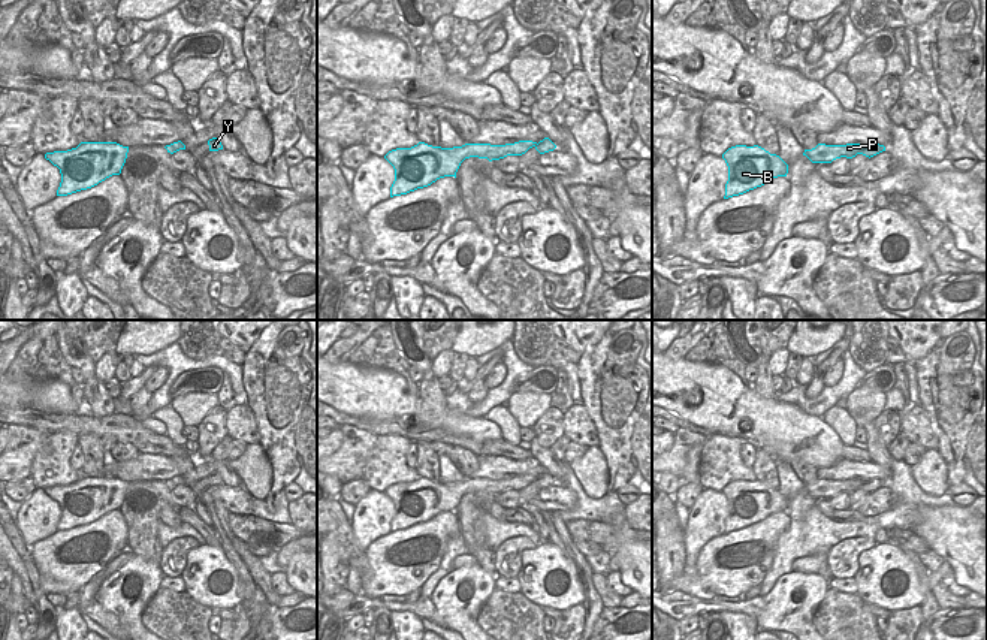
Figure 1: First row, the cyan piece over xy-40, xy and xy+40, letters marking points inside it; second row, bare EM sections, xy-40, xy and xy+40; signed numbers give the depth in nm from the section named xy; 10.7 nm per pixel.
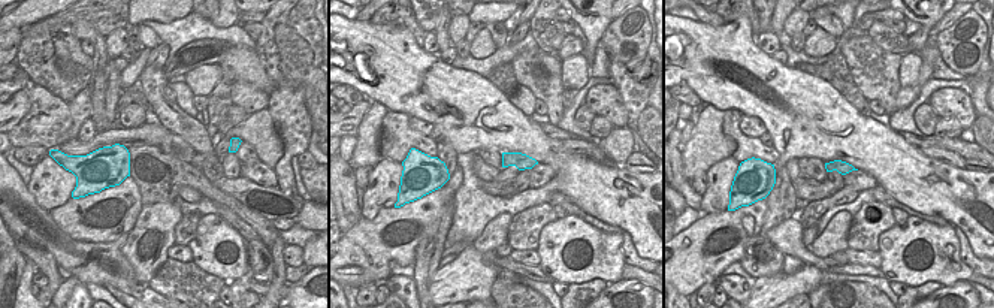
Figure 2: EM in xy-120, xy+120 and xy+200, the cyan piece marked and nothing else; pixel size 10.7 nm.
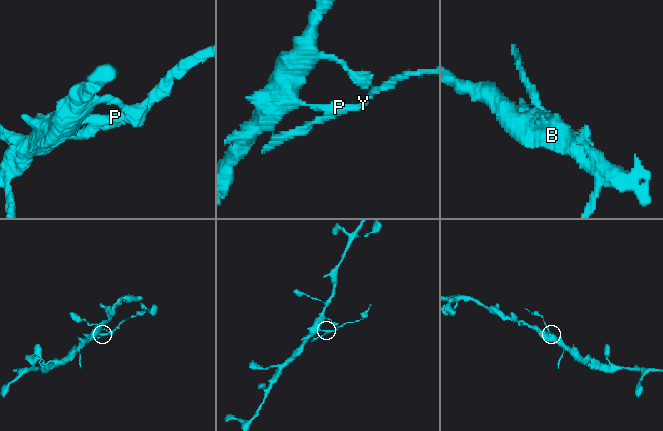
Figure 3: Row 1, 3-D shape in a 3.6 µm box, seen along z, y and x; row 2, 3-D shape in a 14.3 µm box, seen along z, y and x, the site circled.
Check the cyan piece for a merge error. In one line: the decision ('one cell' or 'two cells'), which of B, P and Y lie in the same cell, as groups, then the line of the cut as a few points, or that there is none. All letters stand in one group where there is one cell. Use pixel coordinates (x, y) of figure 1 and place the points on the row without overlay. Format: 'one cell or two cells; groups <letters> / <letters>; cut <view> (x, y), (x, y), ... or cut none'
two cells; groups B / P Y; cut xy (462, 480), (465, 492)

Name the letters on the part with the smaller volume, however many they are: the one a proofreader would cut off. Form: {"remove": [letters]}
{"remove": ["P", "Y"]}

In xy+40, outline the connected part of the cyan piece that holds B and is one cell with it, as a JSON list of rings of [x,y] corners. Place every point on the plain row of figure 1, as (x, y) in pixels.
[[[758,480],[731,481],[722,489],[722,493],[728,501],[724,534],[743,529],[788,508],[788,499],[779,490]]]

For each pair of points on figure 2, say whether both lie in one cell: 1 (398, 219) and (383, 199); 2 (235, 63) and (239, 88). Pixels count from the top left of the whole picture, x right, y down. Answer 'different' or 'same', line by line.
1: different
2: different

